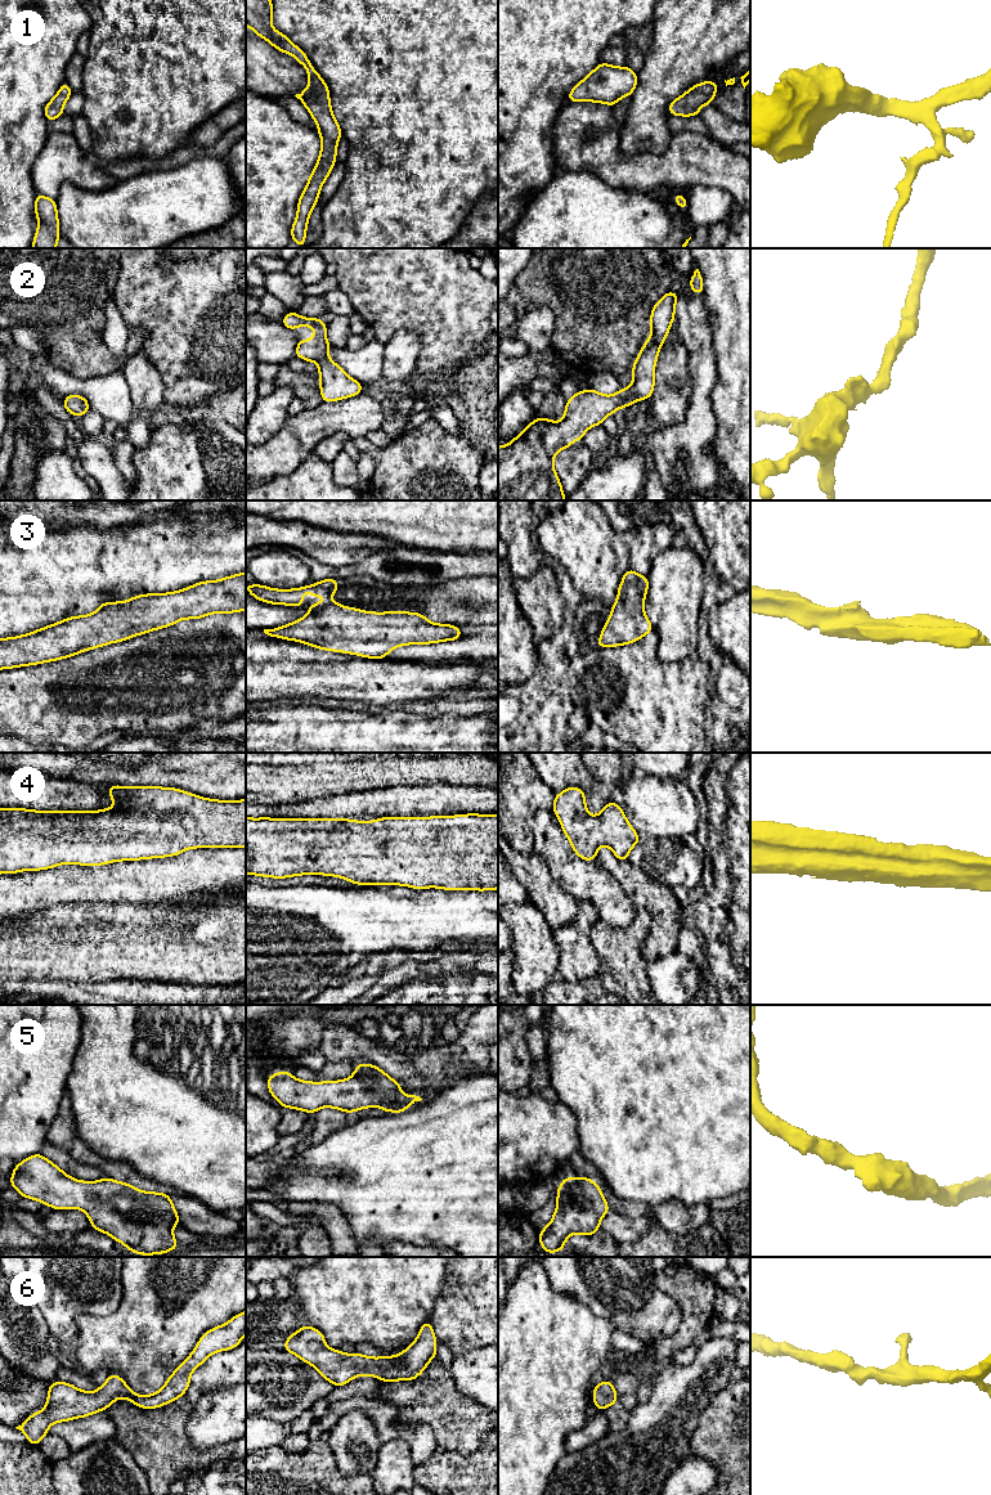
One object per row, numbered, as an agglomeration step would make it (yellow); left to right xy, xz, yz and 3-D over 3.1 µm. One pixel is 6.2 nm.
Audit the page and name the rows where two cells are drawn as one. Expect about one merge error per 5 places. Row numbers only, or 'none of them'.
none of them

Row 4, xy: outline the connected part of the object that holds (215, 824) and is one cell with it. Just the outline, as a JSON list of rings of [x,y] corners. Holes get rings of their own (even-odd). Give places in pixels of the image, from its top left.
[[[108,786],[115,808],[102,811],[45,811],[0,808],[0,874],[53,868],[63,863],[99,866],[116,861],[136,861],[178,856],[190,848],[245,848],[246,799],[224,802],[156,786]]]

